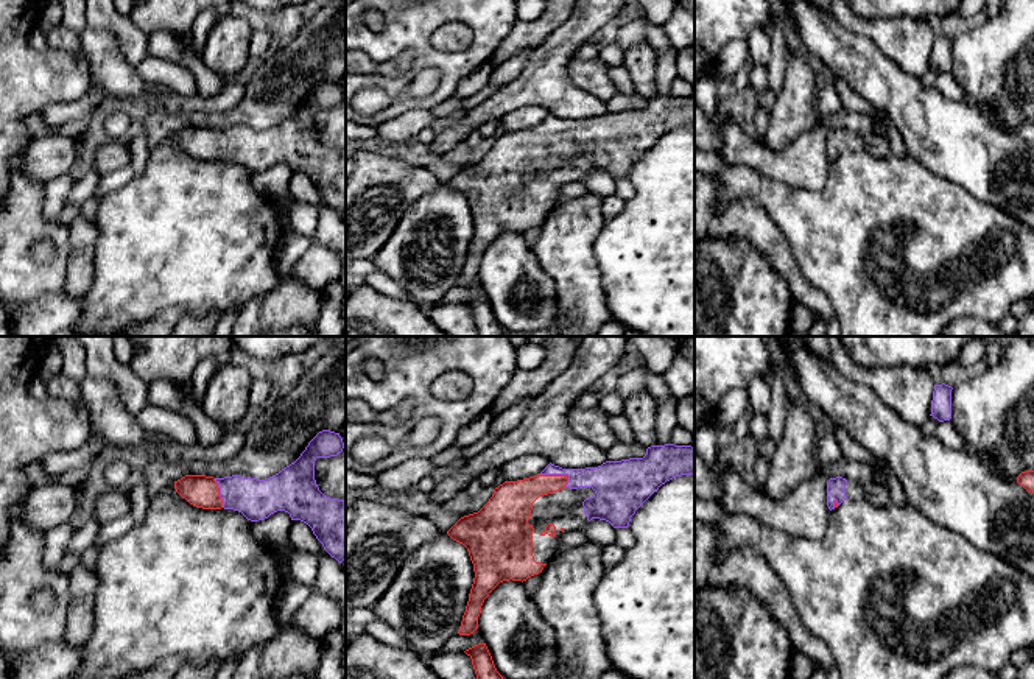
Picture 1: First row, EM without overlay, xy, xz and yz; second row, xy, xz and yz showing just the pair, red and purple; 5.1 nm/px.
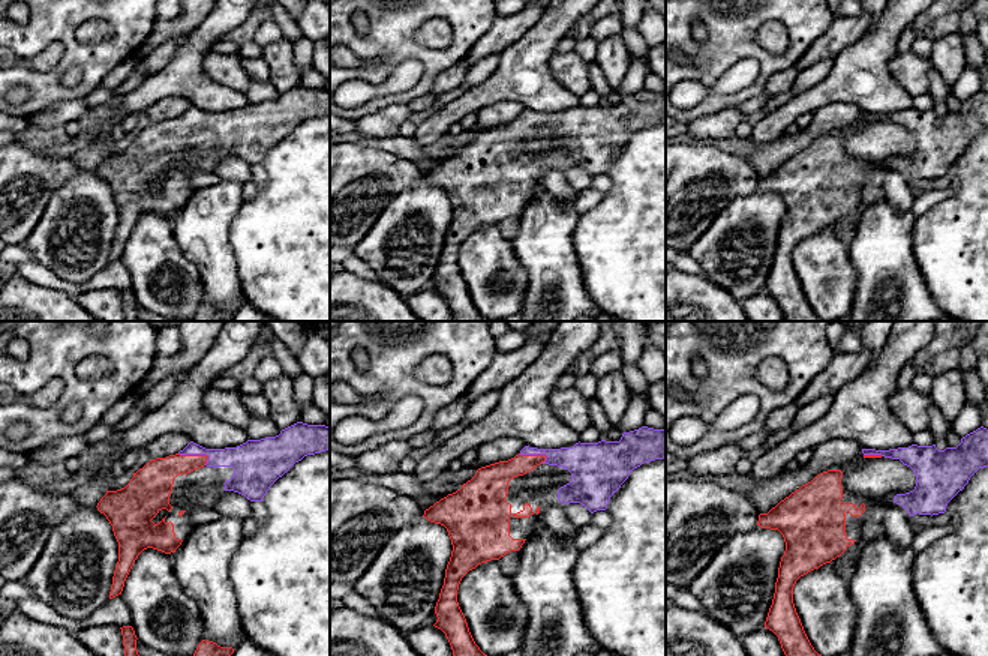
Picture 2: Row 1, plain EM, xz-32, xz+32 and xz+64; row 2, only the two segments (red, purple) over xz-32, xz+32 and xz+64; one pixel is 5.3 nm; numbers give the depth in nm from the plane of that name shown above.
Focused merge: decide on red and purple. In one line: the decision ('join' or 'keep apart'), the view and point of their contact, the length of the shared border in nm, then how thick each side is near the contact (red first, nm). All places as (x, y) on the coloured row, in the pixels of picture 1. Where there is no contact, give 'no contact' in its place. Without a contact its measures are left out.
join; meets red in xz at (555, 475); contact 160 nm long; 190 nm thick on the red side, 150 nm on the other

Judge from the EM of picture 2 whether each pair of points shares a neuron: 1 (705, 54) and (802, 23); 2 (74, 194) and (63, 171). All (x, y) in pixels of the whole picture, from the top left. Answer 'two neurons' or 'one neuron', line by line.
1: one neuron
2: two neurons

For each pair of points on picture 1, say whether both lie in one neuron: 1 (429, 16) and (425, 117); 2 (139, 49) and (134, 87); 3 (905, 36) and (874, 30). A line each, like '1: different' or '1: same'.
1: different
2: different
3: same

